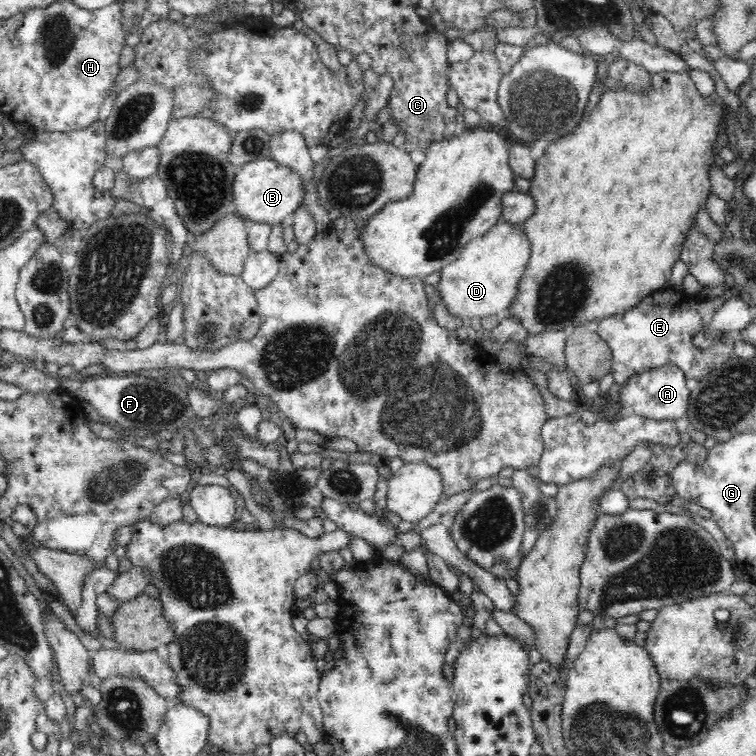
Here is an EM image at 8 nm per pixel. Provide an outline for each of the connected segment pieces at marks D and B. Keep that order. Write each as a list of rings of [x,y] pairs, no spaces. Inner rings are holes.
[[[508,221],[500,222],[500,224],[492,226],[486,234],[482,234],[482,236],[473,238],[468,242],[466,248],[462,250],[462,254],[441,271],[441,279],[437,286],[439,297],[452,316],[459,316],[467,324],[469,318],[482,319],[485,316],[502,314],[504,310],[510,309],[514,304],[520,289],[520,282],[524,272],[526,272],[531,256],[532,241],[524,232],[523,227]]]
[[[276,158],[256,159],[238,167],[234,181],[236,212],[248,217],[251,222],[281,224],[291,221],[292,216],[304,203],[307,190],[302,175],[291,166],[280,165]]]

